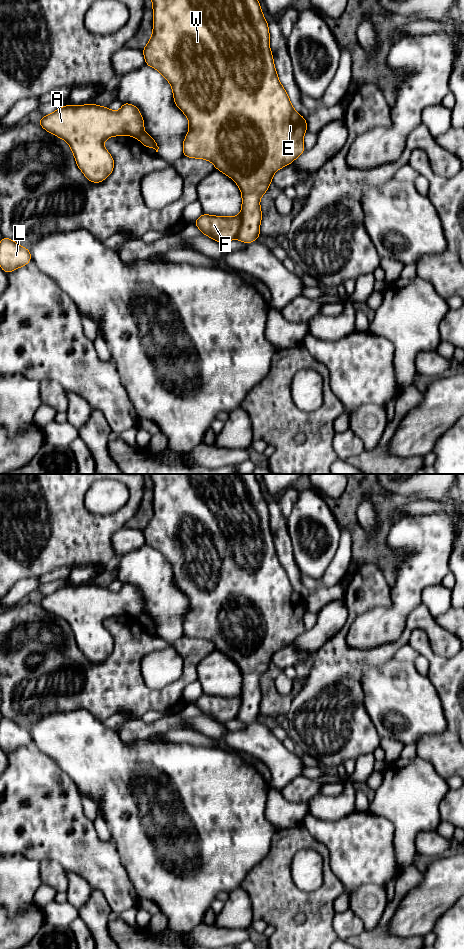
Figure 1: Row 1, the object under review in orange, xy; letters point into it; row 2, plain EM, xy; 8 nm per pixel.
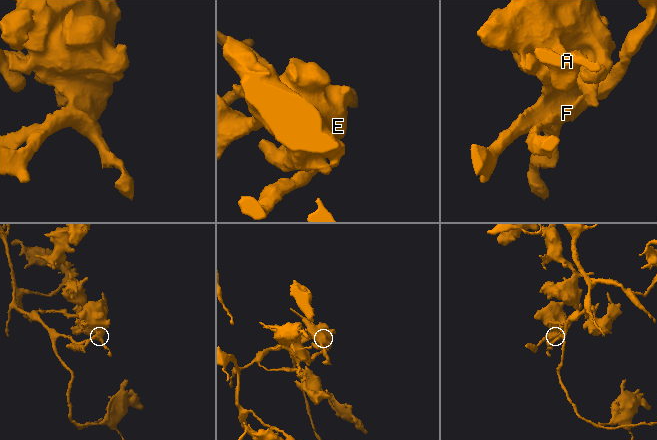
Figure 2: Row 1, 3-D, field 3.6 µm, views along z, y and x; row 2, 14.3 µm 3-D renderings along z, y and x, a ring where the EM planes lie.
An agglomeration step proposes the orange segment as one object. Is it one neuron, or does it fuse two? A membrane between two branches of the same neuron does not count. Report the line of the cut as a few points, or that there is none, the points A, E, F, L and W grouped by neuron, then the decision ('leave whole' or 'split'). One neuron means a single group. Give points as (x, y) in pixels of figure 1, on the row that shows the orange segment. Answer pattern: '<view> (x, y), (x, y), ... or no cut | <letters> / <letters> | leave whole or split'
no cut | A E F L W | leave whole

